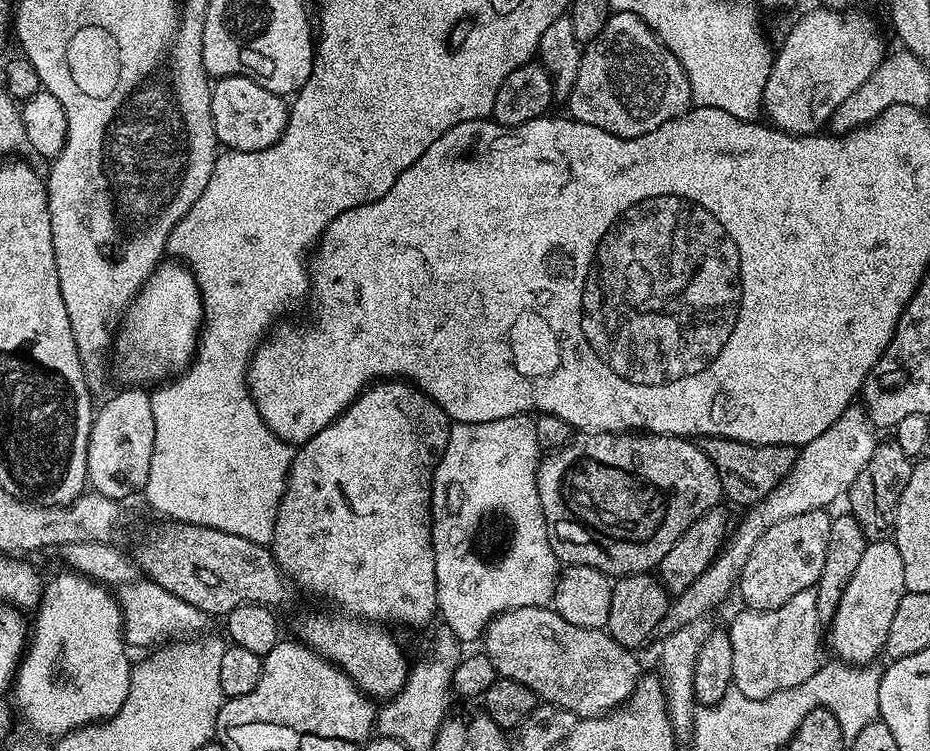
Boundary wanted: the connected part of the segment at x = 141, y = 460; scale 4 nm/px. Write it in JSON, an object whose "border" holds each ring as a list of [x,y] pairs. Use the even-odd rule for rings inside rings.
{"border":[[[124,386],[104,405],[99,405],[88,439],[88,484],[106,498],[124,502],[127,496],[143,493],[150,474],[150,454],[154,454],[154,410],[152,397],[143,387]]]}

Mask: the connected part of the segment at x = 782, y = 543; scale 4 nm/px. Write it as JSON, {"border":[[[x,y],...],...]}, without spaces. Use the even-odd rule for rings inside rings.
{"border":[[[825,509],[810,510],[802,514],[794,514],[794,518],[786,518],[786,522],[778,522],[778,526],[770,526],[758,542],[754,542],[754,550],[750,550],[750,558],[741,570],[738,579],[738,594],[745,600],[747,607],[753,612],[769,612],[778,610],[794,594],[807,588],[815,589],[818,578],[822,574],[822,566],[826,563],[826,542],[830,542],[830,526],[832,516]]]}

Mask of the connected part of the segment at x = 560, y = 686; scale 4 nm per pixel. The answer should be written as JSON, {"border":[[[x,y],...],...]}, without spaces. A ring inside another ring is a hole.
{"border":[[[522,606],[514,610],[506,610],[502,615],[495,616],[494,619],[488,623],[484,630],[482,637],[482,651],[490,658],[490,662],[494,662],[496,667],[497,677],[513,680],[514,682],[522,682],[522,686],[526,686],[545,704],[553,704],[559,708],[570,710],[577,718],[586,716],[599,716],[607,714],[628,703],[632,696],[632,691],[636,689],[636,683],[639,682],[642,669],[640,664],[636,661],[637,653],[631,648],[623,648],[616,639],[608,633],[604,628],[587,628],[586,626],[574,626],[574,622],[566,622],[566,618],[562,618],[551,607],[545,606],[539,608],[538,606]]]}

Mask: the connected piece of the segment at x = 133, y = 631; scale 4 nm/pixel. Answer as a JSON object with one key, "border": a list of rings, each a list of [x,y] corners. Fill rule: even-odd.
{"border":[[[147,578],[120,586],[116,597],[124,618],[124,641],[129,647],[144,648],[162,644],[188,632],[198,632],[210,624],[210,617],[204,611],[198,610],[188,602],[183,602]]]}

